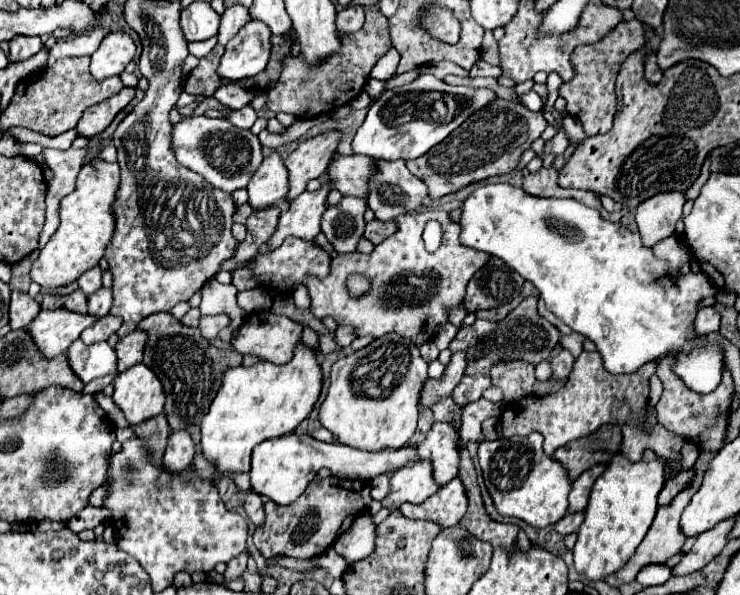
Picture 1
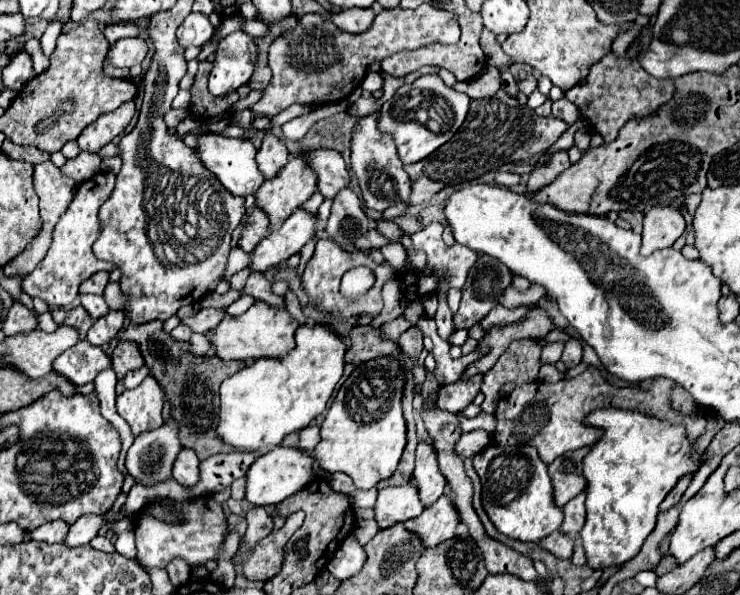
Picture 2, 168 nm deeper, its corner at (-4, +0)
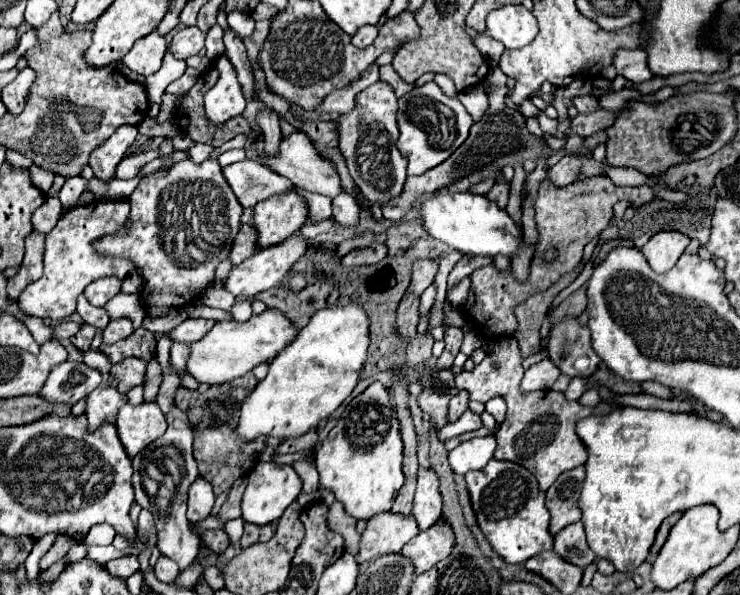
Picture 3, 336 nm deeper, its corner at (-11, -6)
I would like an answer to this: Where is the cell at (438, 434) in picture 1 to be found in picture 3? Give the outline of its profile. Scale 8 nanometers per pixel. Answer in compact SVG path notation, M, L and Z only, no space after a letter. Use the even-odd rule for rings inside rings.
M419 470L417 474L417 490L413 498L413 516L421 530L431 528L441 516L441 492L439 478L433 470Z

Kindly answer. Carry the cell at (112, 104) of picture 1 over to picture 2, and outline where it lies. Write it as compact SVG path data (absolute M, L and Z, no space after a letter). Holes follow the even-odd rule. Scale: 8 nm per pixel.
M126 102L120 106L120 110L114 110L112 114L102 114L92 126L86 126L78 138L80 150L98 152L104 144L112 142L132 120L134 116L134 102Z

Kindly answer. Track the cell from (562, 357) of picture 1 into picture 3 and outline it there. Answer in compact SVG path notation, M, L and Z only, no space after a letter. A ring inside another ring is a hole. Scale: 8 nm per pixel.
M565 316L563 322L553 324L545 348L551 362L569 378L587 378L599 366L599 356L591 348L591 332L579 324L577 316Z

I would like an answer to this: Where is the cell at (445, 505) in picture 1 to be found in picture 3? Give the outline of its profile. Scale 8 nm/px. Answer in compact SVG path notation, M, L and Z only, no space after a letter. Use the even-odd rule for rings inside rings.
M439 520L429 530L419 532L411 542L407 542L401 554L411 560L415 568L415 576L419 576L437 562L441 562L443 558L447 558L451 554L453 544L455 544L455 536L451 526Z

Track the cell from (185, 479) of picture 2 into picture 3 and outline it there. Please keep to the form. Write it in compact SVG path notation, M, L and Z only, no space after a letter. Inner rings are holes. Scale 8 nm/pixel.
M197 478L189 490L189 500L187 500L187 520L197 524L205 520L211 514L213 508L213 488L207 484L203 478Z

